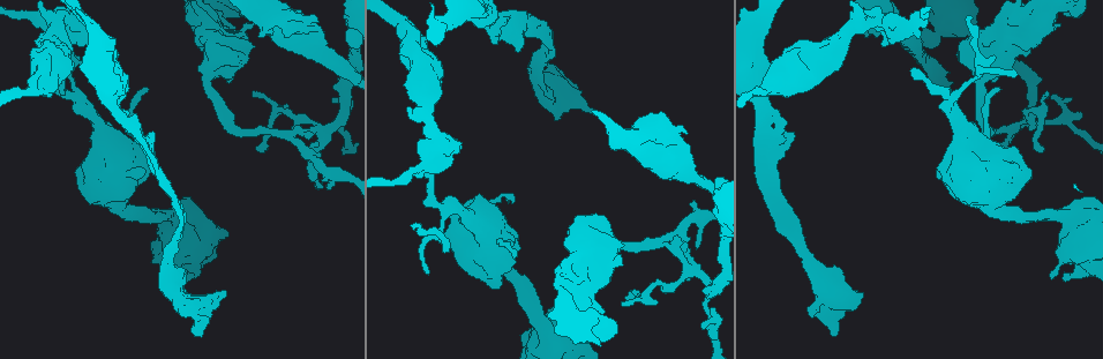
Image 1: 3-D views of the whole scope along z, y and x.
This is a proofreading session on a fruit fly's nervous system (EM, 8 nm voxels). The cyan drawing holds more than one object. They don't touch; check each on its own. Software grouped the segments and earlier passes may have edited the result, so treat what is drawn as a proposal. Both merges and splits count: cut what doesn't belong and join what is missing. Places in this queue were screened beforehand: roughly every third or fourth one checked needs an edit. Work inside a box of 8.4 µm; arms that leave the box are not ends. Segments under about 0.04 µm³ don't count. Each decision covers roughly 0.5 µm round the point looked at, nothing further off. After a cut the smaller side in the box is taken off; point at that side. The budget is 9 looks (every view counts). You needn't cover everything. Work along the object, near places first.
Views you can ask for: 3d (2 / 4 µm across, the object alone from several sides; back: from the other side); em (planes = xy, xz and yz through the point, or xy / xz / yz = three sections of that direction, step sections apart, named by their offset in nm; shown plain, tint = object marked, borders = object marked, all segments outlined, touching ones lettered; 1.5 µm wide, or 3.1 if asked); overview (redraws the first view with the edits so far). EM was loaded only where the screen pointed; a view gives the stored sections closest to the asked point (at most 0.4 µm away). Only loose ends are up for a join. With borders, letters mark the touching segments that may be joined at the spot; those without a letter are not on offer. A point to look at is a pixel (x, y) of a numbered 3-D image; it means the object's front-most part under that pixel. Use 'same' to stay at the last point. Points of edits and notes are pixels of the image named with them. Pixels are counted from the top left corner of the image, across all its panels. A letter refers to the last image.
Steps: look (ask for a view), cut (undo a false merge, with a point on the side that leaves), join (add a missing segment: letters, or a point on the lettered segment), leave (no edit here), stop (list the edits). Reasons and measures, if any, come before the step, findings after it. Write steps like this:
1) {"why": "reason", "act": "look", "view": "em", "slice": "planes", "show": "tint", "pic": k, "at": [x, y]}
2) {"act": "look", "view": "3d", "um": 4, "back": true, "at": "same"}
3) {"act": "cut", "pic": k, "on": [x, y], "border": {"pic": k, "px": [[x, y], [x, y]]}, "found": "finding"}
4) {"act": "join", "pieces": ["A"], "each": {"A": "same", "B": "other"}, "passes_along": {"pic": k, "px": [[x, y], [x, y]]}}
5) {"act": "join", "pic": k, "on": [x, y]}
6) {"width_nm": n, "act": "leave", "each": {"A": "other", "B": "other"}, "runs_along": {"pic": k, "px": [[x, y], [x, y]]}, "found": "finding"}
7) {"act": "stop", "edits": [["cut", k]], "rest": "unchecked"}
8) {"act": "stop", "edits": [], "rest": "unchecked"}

{"why": "stops while still wide", "act": "look", "view": "3d", "um": 4, "pic": 1, "at": [649, 113]}

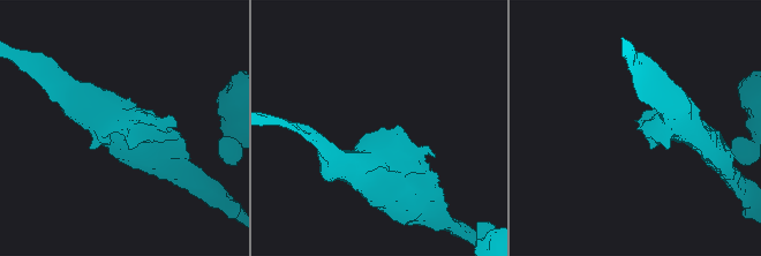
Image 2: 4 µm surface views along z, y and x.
{"act": "look", "view": "em", "slice": "xz", "step": 8, "show": "tint", "pic": 2, "at": [640, 129]}

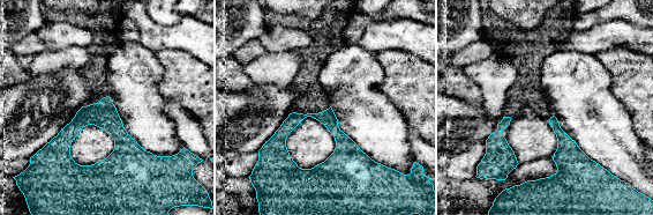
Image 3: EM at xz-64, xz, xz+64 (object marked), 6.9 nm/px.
{"act": "look", "view": "em", "slice": "planes", "show": "borders", "at": "same"}

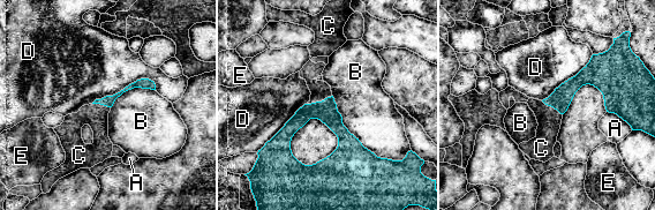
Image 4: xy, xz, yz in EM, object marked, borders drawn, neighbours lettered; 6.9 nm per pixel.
{"longest_contact_nm": ["B", 600], "act": "join", "pieces": ["C"], "each": {"A": "other", "B": "other", "C": "same", "D": "other", "E": "other"}, "passes_along": {"pic": 4, "px": [[326, 111], [318, 102], [320, 90]]}, "found": "it goes on there"}

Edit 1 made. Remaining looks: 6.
{"why": "an open end", "act": "look", "view": "3d", "um": 2, "pic": 1, "at": [458, 153]}

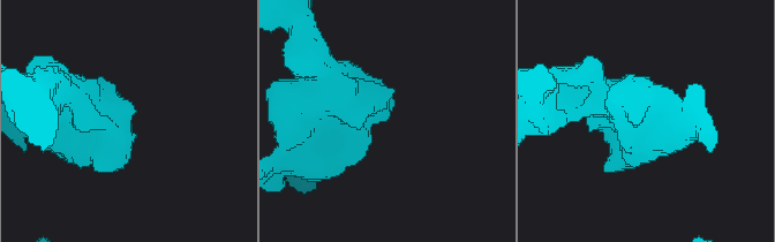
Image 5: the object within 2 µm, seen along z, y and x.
{"why": "need the tissue", "act": "look", "view": "em", "slice": "yz", "step": 8, "show": "borders", "pic": 5, "at": [388, 114]}

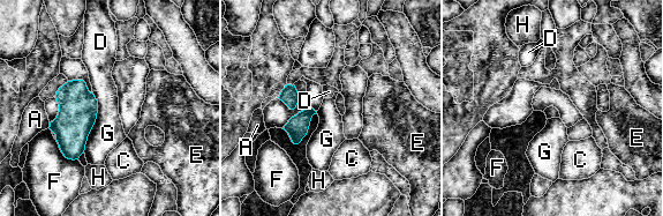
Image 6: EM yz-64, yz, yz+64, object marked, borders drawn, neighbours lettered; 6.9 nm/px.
{"act": "leave", "each": {"A": "other", "C": "other", "D": "other", "E": "other", "F": "other", "G": "other", "H": "other"}, "found": "none of them fits"}

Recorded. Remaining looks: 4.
{"why": "thin end", "act": "look", "view": "3d", "um": 4, "pic": 1, "at": [991, 59]}

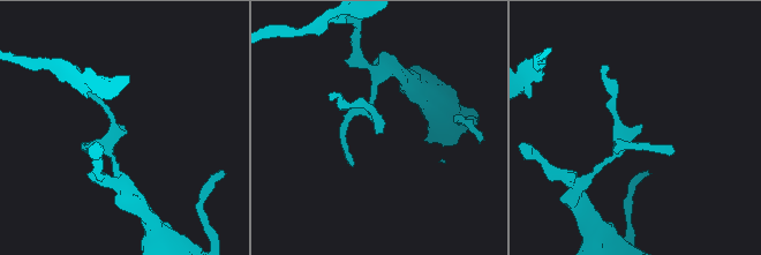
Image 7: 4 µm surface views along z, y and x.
{"act": "look", "view": "em", "slice": "xy", "step": 4, "show": "tint", "pic": 7, "at": [383, 131]}

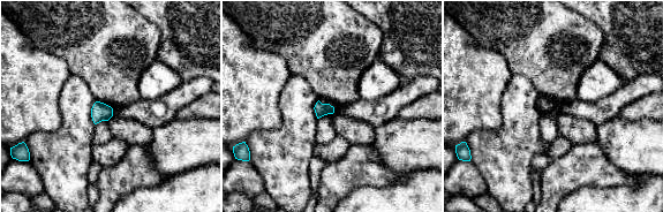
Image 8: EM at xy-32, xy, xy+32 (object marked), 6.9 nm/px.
{"why": "what lies round it", "act": "look", "view": "em", "slice": "xy", "step": 4, "show": "borders", "at": "same"}

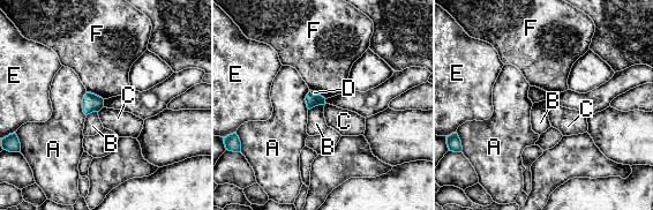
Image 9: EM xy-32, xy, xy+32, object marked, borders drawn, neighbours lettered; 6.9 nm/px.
{"act": "leave", "each": {"A": "other", "B": "other", "C": "other", "D": "other", "E": "other", "F": "other"}, "border": {"pic": 9, "px": [[87, 91], [94, 92], [103, 99]]}, "found": "no lettered segment goes on from it"}

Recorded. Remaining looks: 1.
{"act": "stop", "edits": [["join", 4]], "rest": "unchecked"}

